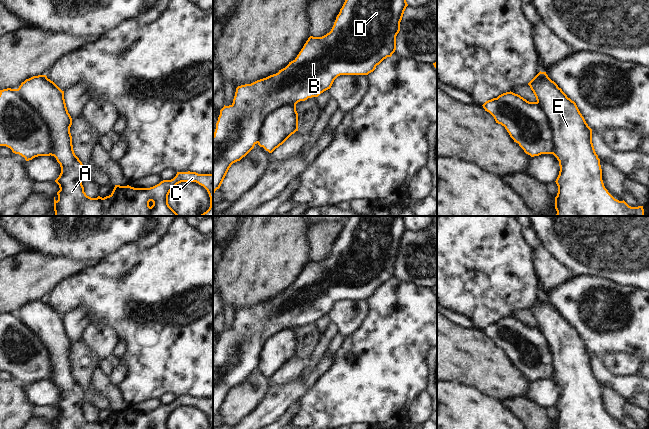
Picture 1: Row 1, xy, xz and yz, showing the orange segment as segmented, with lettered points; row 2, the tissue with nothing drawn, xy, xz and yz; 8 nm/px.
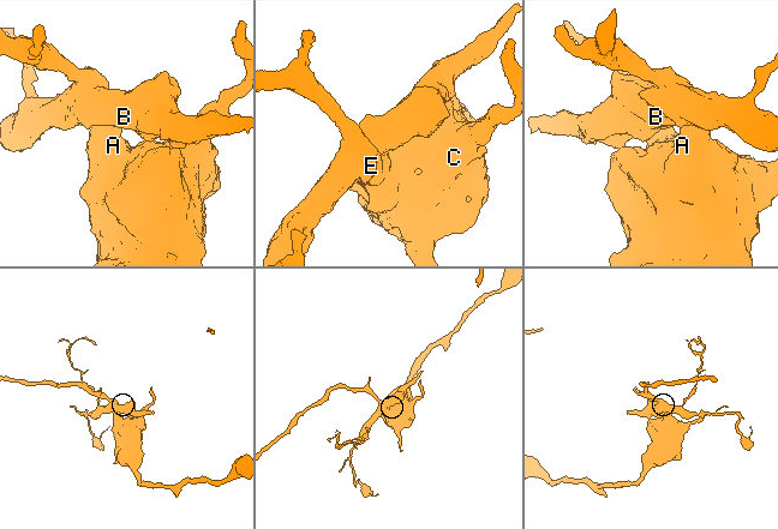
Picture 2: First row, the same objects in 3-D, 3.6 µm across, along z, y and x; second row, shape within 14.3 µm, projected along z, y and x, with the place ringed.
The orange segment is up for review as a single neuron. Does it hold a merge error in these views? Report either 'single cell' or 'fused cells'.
fused cells

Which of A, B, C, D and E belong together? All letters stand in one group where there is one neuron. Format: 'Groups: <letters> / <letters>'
Groups: A C E / B D

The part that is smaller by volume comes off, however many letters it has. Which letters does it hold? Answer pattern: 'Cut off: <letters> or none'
Cut off: B, D

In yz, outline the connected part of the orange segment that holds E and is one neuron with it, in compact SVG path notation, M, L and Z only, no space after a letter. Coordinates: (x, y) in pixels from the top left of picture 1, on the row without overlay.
M540 295L528 309L554 354L553 379L560 390L555 405L558 410L555 429L628 429L624 424L615 423L605 412L600 383L592 367L592 353L586 347L576 327L567 321L546 296Z

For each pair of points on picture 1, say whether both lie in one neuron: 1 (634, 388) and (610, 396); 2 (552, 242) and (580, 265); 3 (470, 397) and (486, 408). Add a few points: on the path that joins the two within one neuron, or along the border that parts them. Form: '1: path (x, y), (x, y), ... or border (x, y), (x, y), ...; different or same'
1: border (600, 382), (606, 382), (613, 386), (628, 401); different
2: path (559, 246), (573, 258); same
3: path (474, 399), (482, 406); same

